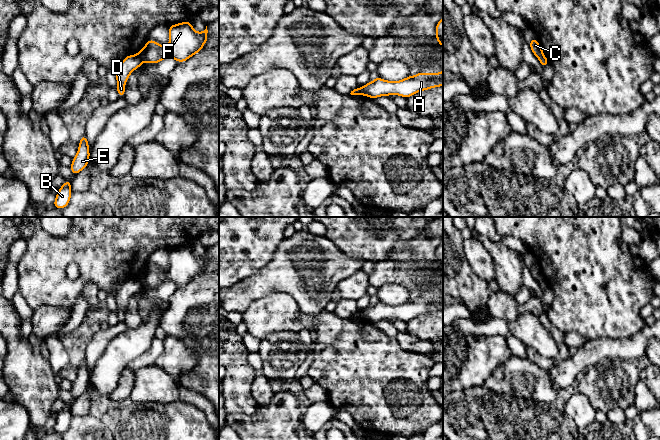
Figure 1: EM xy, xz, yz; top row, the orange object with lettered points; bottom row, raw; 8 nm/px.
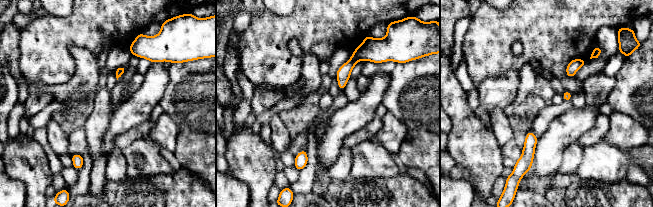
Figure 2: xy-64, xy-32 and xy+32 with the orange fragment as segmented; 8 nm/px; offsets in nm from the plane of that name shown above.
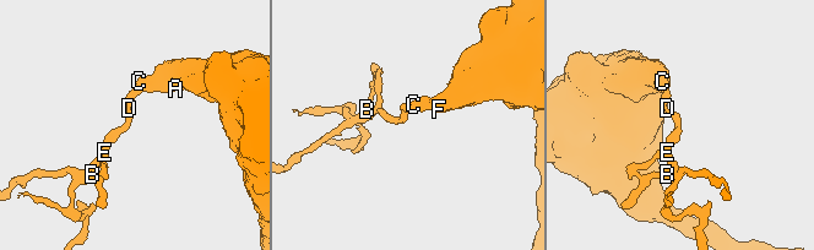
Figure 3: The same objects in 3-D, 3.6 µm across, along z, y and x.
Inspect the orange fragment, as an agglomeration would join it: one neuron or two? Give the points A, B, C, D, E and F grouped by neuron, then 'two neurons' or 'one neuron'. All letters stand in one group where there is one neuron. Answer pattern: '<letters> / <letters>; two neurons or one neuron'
A C F / B D E; two neurons

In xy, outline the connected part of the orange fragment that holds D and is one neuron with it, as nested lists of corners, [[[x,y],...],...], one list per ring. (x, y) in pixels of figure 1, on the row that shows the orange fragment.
[[[128,55],[119,64],[115,71],[117,79],[117,93],[119,97],[125,97],[125,83],[128,81],[131,73],[143,64],[142,59],[137,55]]]

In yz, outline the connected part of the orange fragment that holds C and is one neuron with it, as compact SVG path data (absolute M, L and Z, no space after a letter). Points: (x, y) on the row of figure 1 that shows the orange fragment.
M533 38L530 42L529 42L530 48L533 52L533 54L539 59L544 55L544 52L541 48L541 46L539 45L538 41L536 38Z

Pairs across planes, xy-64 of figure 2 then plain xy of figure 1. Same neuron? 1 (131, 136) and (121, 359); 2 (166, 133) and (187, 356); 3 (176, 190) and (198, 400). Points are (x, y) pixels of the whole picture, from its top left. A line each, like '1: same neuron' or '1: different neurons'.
1: different neurons
2: same neuron
3: different neurons

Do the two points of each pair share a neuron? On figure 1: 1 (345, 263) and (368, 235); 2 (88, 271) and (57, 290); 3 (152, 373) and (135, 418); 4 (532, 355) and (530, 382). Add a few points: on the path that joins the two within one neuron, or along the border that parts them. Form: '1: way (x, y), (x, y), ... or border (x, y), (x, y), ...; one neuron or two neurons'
1: border (332, 242), (343, 252), (365, 260); two neurons
2: way (82, 279), (73, 288), (65, 290); one neuron
3: border (132, 401), (159, 402), (164, 404); two neurons
4: border (526, 358), (547, 371); two neurons

